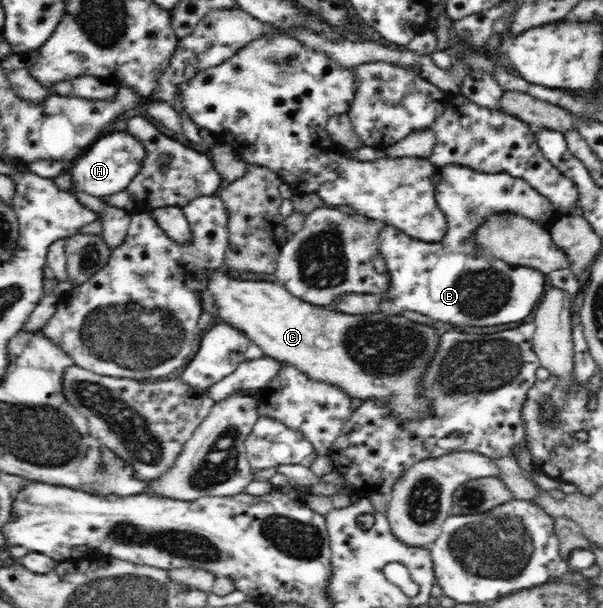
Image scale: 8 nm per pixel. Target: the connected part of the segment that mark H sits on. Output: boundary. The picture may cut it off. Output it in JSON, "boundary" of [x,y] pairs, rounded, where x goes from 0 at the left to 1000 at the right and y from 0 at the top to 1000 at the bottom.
{"boundary":[[[212,215],[167,222],[151,237],[148,248],[134,255],[121,271],[118,278],[121,304],[144,322],[174,324],[197,317],[214,304],[224,285],[234,278],[237,258],[242,258],[237,237]]]}

